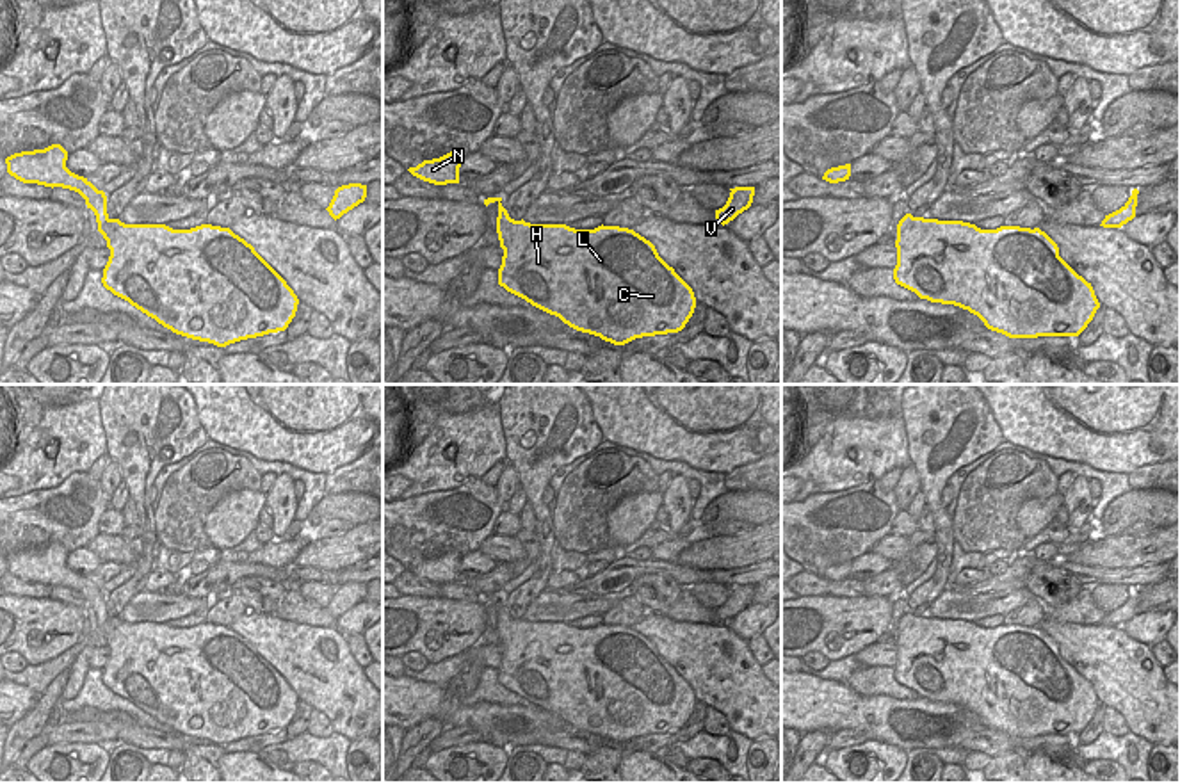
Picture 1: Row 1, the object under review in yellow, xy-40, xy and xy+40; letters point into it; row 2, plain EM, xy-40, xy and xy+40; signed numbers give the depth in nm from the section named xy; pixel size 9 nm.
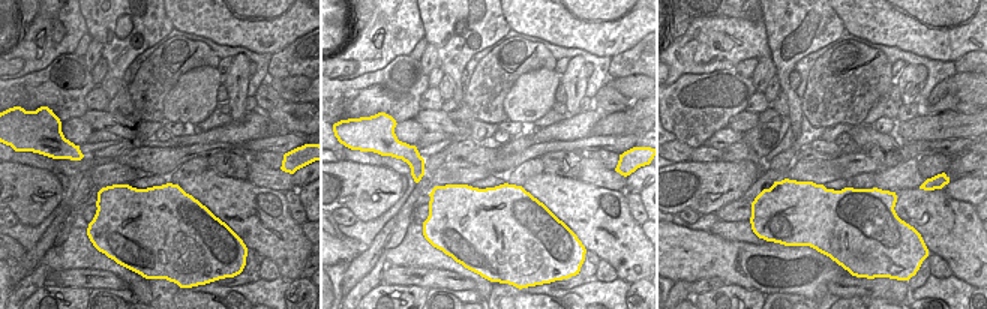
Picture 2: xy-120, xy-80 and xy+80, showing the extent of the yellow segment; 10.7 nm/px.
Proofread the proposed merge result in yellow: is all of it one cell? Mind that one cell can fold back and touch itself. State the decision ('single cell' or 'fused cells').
single cell

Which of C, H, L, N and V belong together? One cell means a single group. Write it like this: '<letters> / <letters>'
C H L N V

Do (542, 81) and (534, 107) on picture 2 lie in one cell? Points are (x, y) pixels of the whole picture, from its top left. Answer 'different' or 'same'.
same

